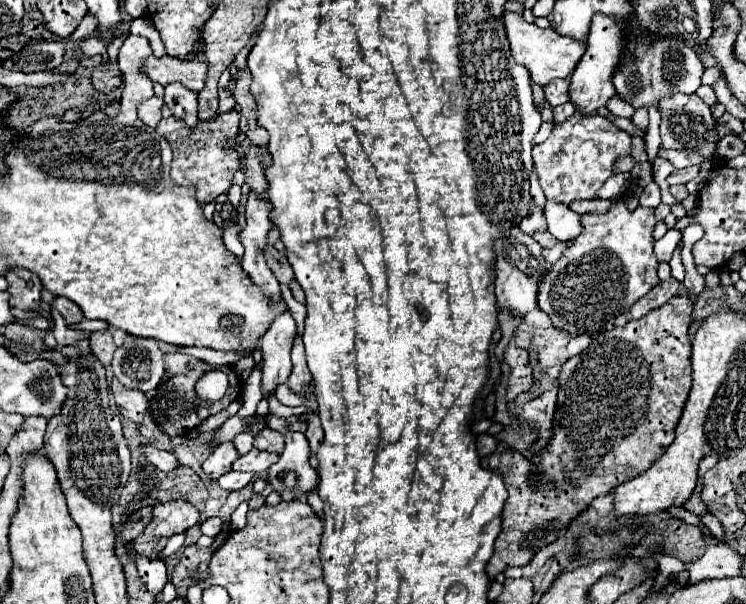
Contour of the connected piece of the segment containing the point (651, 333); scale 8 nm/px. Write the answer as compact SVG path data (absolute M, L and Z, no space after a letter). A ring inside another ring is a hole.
M673 296L667 304L651 310L647 316L601 332L581 354L565 362L565 368L561 370L561 392L555 412L553 438L539 456L539 462L533 462L513 450L495 452L483 458L483 468L499 472L503 476L505 488L509 490L509 498L501 514L501 534L485 568L491 582L509 566L525 566L535 552L555 542L557 536L567 530L571 520L577 518L579 512L587 508L599 494L611 492L617 484L623 484L625 480L645 472L669 448L691 390L693 370L689 326L693 324L693 304L695 300L691 296ZM529 470L537 472L539 486L527 484Z

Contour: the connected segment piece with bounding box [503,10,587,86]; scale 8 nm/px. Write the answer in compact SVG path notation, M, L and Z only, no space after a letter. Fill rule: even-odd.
M509 10L503 12L503 24L505 24L505 34L509 40L513 58L529 70L531 80L537 82L539 86L545 86L557 78L567 78L575 70L577 62L581 60L581 56L585 54L585 48L587 48L587 44L583 40L561 36L553 28L541 30L535 24L525 22L523 16L509 12Z

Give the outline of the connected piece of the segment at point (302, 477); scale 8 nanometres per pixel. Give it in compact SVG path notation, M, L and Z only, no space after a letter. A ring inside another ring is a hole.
M273 414L267 416L267 426L285 436L285 450L279 462L269 468L269 484L285 502L309 494L309 490L319 484L319 474L309 464L309 444L305 434L289 430L285 418Z

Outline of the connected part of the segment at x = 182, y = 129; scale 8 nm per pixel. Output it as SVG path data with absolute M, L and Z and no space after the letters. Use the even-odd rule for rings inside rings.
M229 110L221 114L213 122L199 122L195 128L185 126L177 118L163 118L157 124L157 134L161 134L173 148L175 162L171 164L171 178L175 184L181 186L195 186L197 188L197 200L201 204L213 202L213 198L227 194L227 190L233 186L233 174L241 168L241 158L233 150L235 138L239 136L239 112Z

